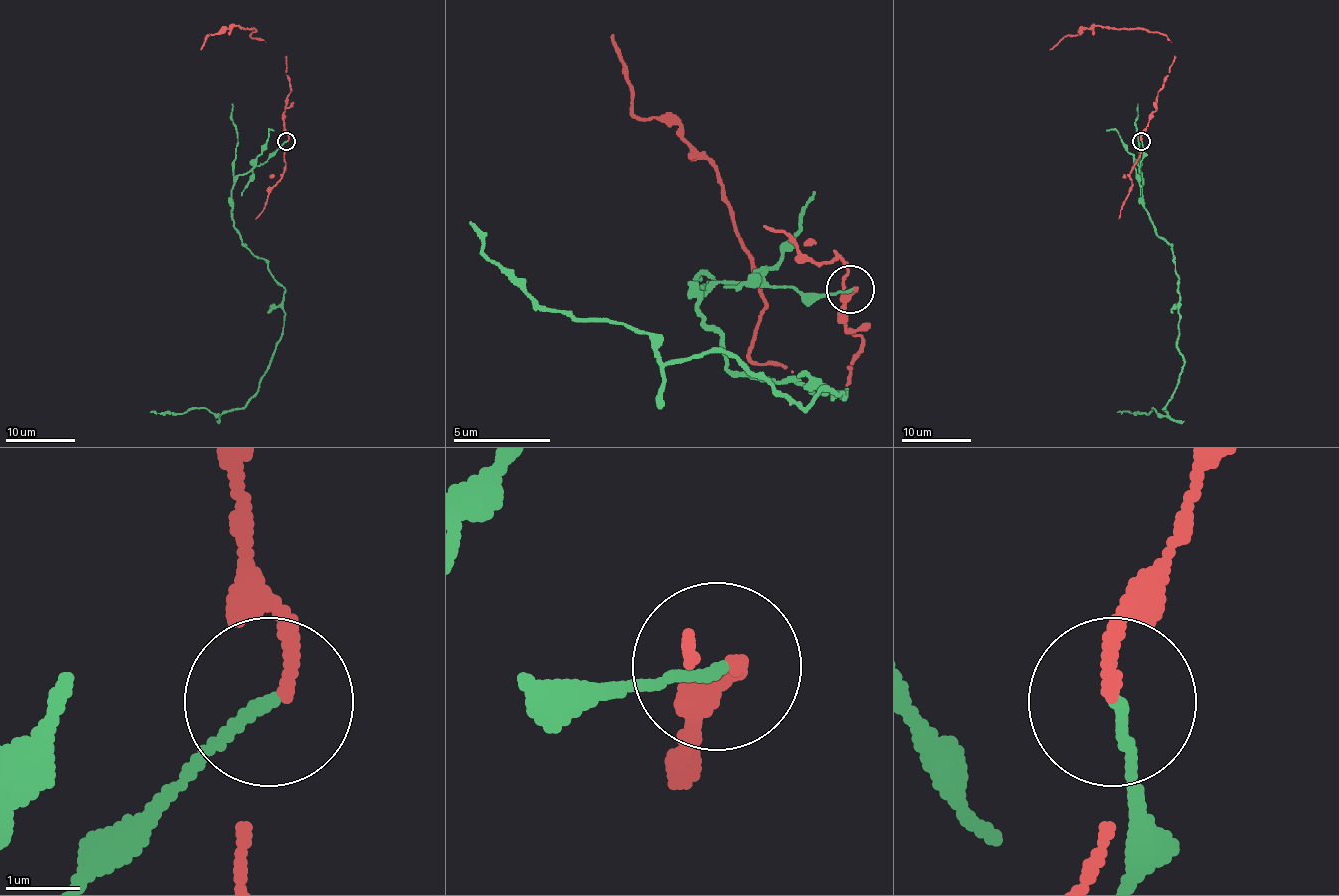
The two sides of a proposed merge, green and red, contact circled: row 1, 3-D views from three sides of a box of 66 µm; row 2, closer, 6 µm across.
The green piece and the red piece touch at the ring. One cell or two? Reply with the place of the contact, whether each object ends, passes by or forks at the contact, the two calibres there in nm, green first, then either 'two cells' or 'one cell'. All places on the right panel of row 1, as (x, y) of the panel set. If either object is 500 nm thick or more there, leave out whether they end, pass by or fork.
(1141, 141) | green ends | red ends | 140/200 nm | two cells

